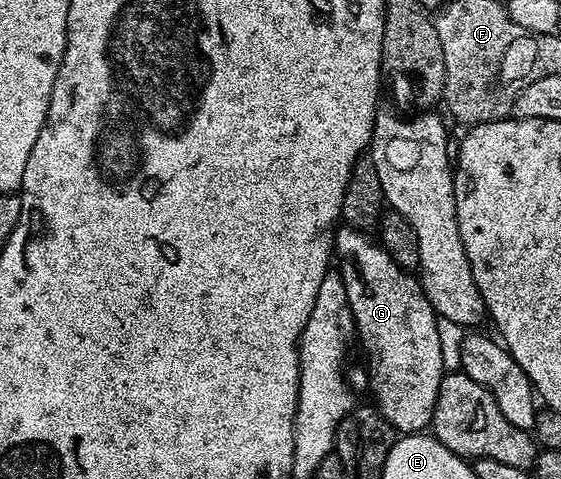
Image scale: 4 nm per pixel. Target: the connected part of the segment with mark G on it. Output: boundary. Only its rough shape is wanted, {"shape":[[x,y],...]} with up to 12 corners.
{"shape":[[343,225],[333,251],[374,406],[423,433],[445,374],[423,284]]}

